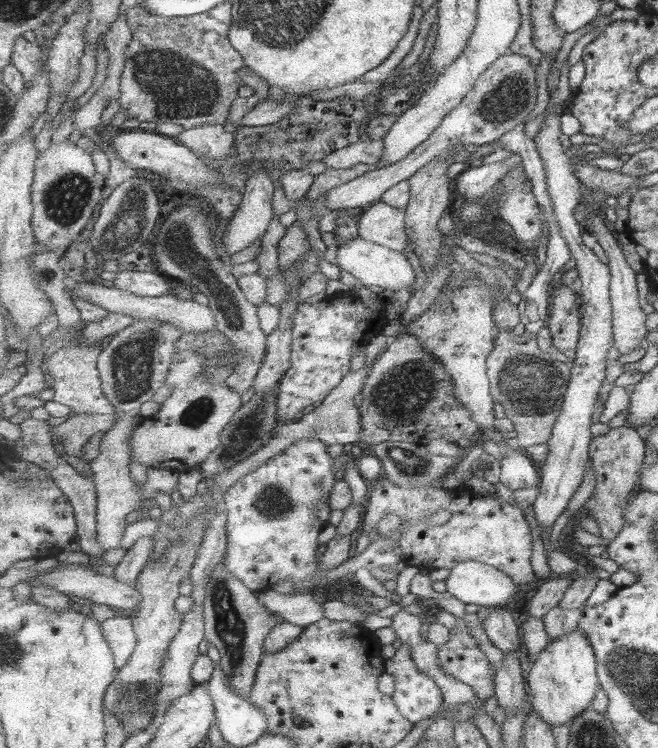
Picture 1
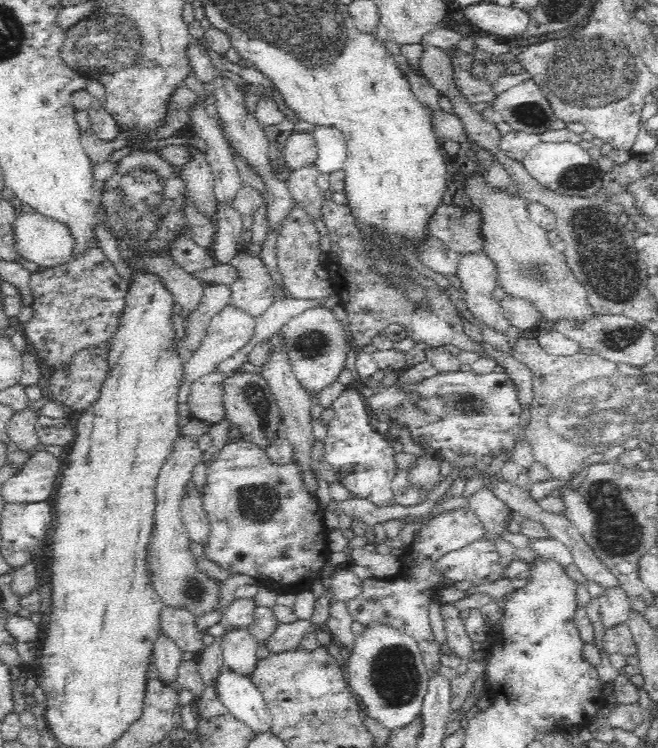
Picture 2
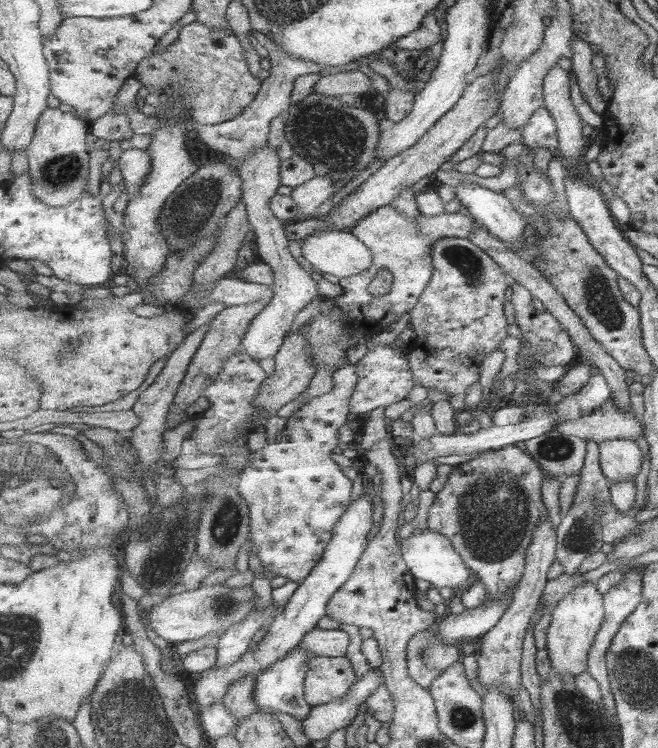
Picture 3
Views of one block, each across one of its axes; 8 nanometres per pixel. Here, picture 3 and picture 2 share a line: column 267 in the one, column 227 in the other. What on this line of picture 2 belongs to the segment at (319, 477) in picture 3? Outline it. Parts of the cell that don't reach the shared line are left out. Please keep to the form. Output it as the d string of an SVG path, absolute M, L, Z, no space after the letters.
M241 438L213 456L201 497L210 523L210 536L203 546L204 558L227 568L230 573L252 576L277 592L298 593L320 578L322 566L328 563L331 554L327 544L328 529L321 517L319 496L310 495L304 489L300 469L294 460L282 466L274 464L264 449L242 442Z

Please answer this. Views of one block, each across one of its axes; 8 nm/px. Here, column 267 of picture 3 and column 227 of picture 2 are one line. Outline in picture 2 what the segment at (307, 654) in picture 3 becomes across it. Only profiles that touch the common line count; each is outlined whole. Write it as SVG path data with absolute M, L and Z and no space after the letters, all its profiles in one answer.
M223 664L215 678L215 685L219 699L238 720L245 722L254 732L271 732L272 715L253 679L236 675Z

